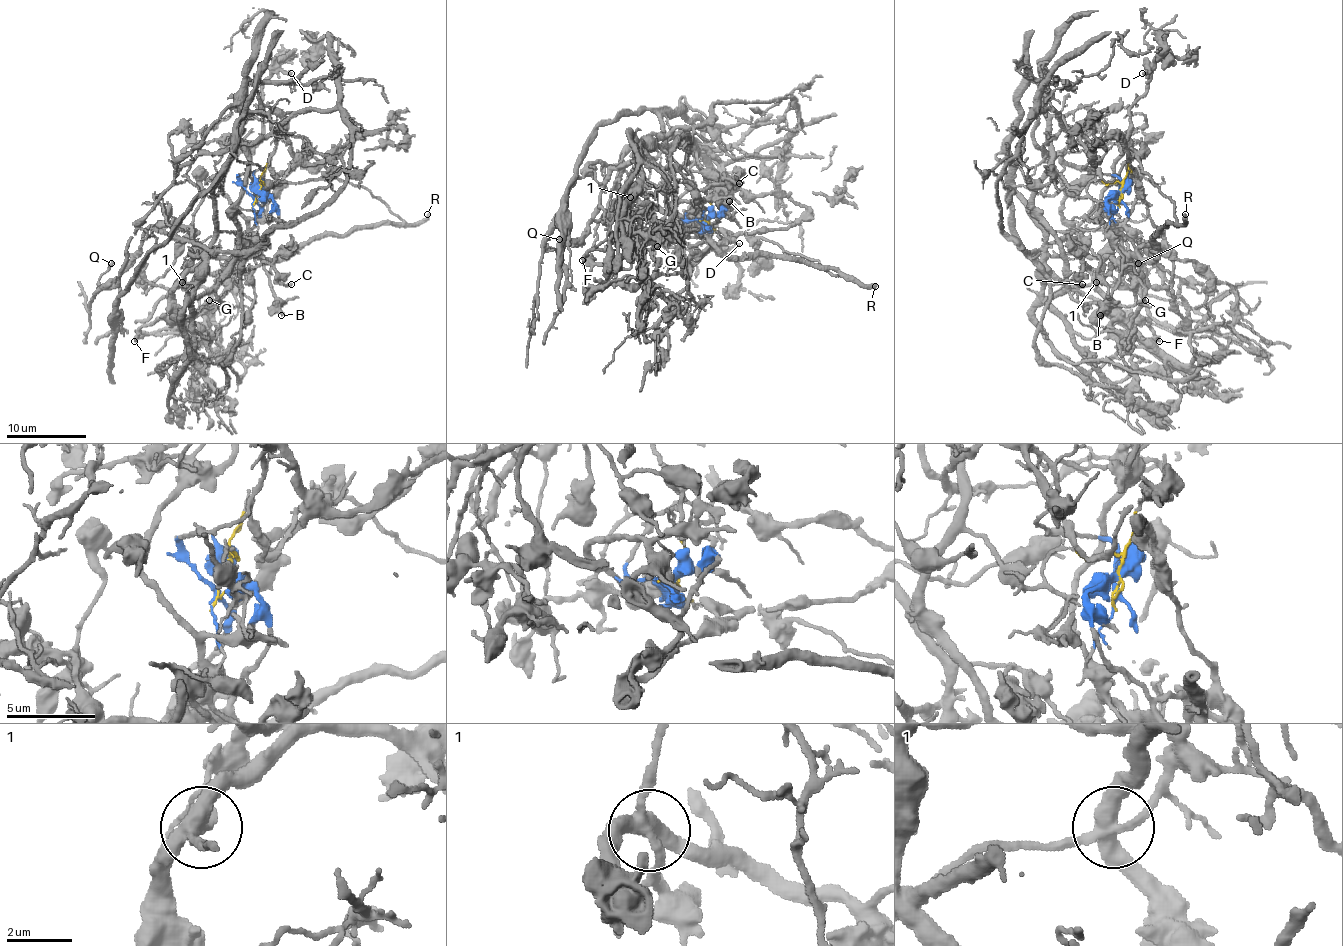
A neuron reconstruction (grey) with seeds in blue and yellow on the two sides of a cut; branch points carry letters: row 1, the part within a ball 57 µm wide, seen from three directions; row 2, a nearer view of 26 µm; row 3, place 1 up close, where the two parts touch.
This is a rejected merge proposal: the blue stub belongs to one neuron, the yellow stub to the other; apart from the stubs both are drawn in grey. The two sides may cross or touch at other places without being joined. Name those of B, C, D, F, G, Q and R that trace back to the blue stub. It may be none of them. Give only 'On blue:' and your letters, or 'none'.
On blue: B, C, D, F, G, R

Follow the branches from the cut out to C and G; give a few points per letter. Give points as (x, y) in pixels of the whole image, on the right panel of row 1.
C: (1120, 194), (1118, 210), (1112, 216), (1106, 236), (1120, 250), (1120, 260), (1102, 274), (1084, 262), (1082, 284)
G: (1120, 194), (1106, 236), (1120, 254), (1108, 258), (1096, 276), (1096, 288), (1132, 330), (1130, 320), (1146, 300)

